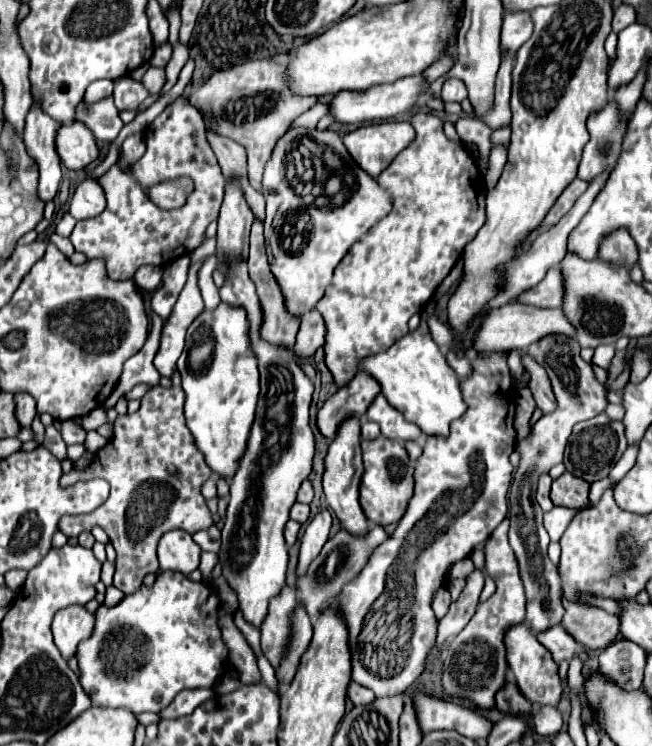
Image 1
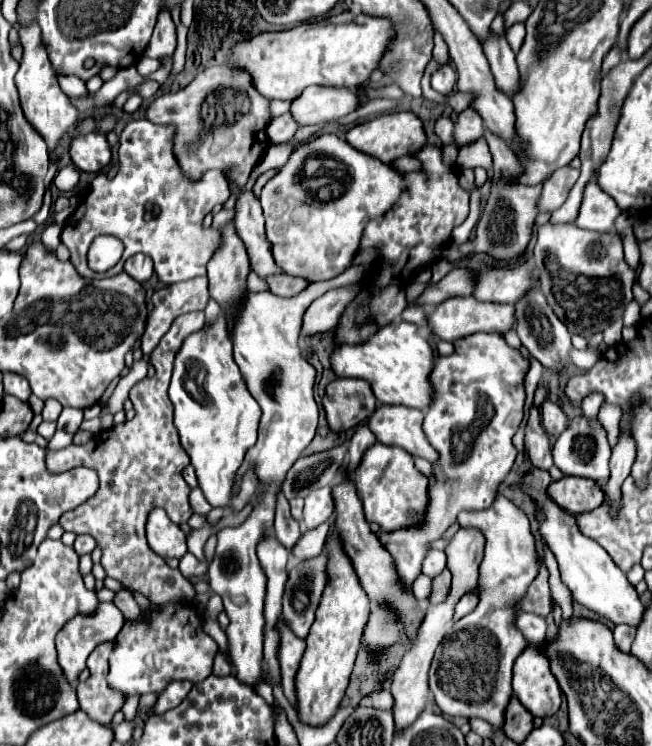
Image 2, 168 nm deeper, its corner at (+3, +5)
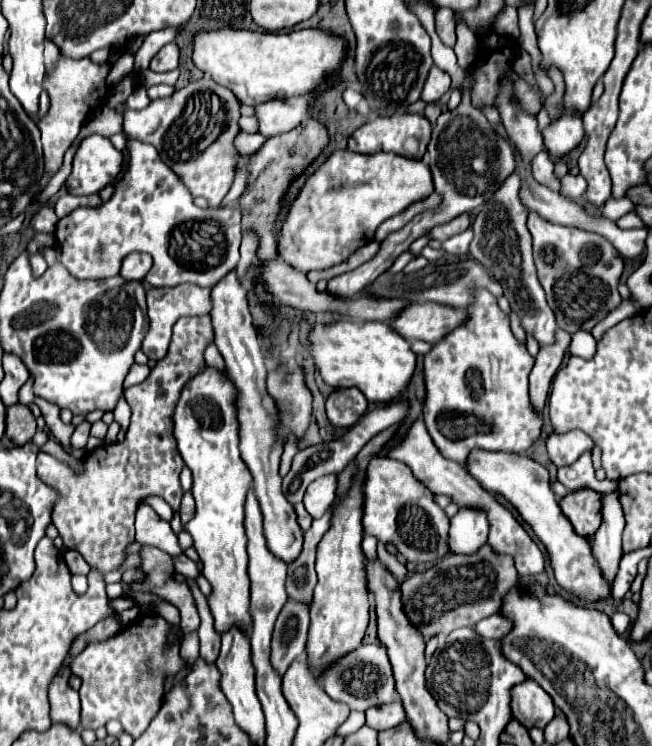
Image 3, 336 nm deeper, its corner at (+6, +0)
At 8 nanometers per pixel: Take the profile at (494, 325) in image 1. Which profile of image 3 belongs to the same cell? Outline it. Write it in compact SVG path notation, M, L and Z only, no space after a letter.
M436 302L410 304L404 308L404 314L392 322L392 328L400 332L406 340L424 340L430 344L438 344L446 334L454 328L462 326L468 320L468 314L460 308L448 308Z

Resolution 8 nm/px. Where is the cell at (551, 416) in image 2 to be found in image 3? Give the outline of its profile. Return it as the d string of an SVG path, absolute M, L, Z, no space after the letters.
M570 430L564 434L550 432L546 438L546 448L548 456L556 466L566 466L572 464L582 452L590 452L594 446L594 440L584 434L582 430Z

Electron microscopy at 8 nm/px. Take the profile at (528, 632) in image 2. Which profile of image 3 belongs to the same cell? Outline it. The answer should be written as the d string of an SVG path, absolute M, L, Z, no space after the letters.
M494 614L494 616L488 616L488 618L480 620L474 628L476 628L476 632L480 632L480 636L484 636L484 638L502 640L502 638L508 636L508 632L512 632L514 624L512 624L512 620L508 620L506 616Z

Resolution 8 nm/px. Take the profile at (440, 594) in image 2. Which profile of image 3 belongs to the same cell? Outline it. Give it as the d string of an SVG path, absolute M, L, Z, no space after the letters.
M486 544L476 556L448 556L428 570L412 574L402 584L402 600L412 624L416 624L424 638L430 638L434 634L446 636L446 632L460 626L472 626L486 616L500 614L504 598L512 590L520 590L512 560L508 556L496 556Z

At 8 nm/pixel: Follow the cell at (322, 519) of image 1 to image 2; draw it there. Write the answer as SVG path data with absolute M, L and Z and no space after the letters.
M321 487L311 491L305 497L305 509L303 509L303 523L307 529L317 527L319 523L327 521L335 509L333 497L331 497L331 487Z

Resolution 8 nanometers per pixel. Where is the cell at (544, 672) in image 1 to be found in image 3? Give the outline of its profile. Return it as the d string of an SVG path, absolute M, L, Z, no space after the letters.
M526 678L512 688L510 706L514 718L526 728L544 728L554 718L552 698L532 678Z

